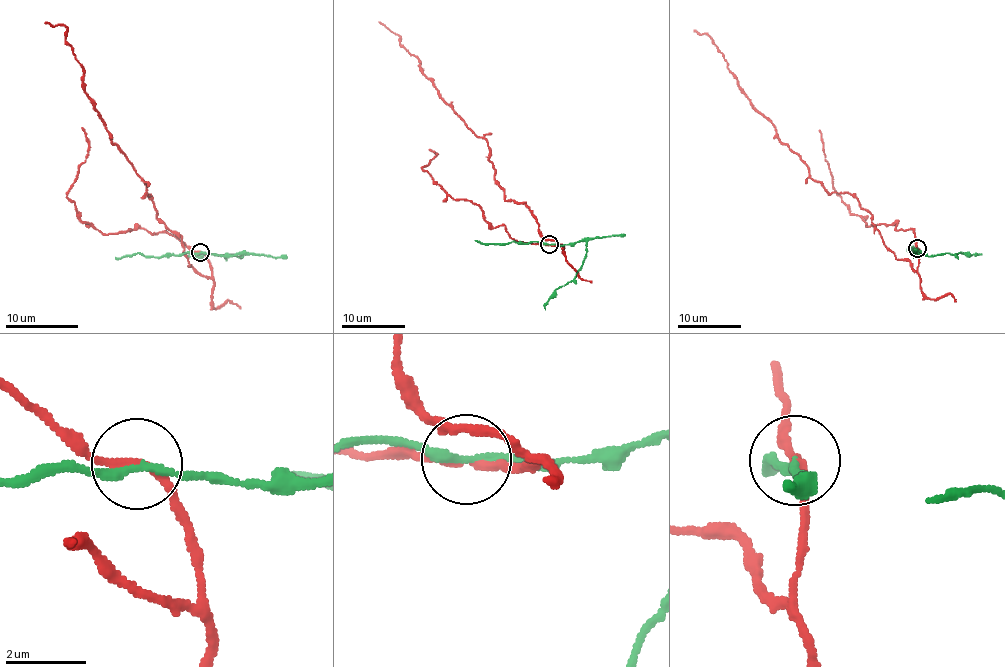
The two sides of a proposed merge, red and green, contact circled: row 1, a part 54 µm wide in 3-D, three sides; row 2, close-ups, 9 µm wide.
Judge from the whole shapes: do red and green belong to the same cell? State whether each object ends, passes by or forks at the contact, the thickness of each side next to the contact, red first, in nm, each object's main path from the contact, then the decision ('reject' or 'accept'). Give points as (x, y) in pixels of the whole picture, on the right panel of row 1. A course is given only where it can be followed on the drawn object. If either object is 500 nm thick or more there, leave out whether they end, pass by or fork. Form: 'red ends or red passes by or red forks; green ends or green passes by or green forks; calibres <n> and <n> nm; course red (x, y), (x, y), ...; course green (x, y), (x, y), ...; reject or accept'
red passes by; green passes by; calibres 200 and 190 nm; course red (917, 248), (916, 270), (884, 244), (855, 197), (815, 181), (753, 106), (711, 37), (694, 30); course green (917, 248), (920, 255), (934, 256), (946, 253), (981, 254); reject

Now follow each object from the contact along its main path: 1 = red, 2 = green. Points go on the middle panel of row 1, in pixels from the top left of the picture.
1: (549, 244), (559, 243), (542, 235), (529, 208), (507, 200), (496, 183), (488, 143), (379, 22)
2: (549, 244), (584, 241), (586, 258), (571, 280), (556, 290), (545, 309)

